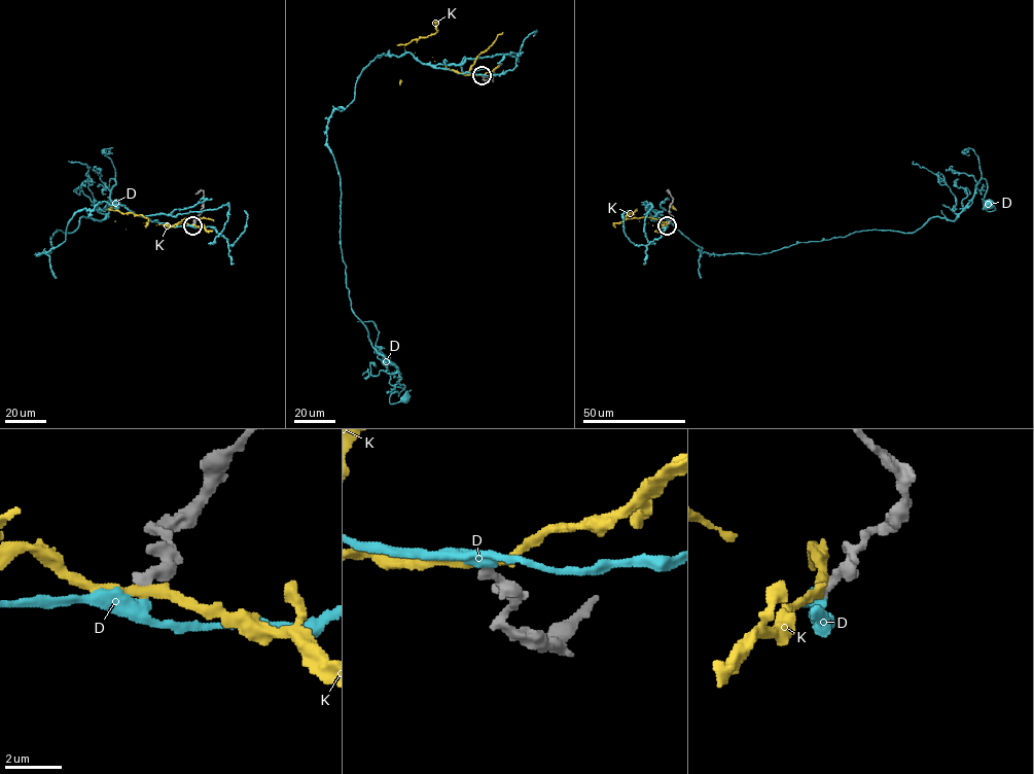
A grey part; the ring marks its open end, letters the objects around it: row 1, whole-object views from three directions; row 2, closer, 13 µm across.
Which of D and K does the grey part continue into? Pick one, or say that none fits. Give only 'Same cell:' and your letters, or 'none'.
Same cell: D

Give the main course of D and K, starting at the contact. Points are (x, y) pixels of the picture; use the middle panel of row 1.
D: (482, 75), (383, 54), (327, 126), (351, 309), (404, 386), (389, 401), (404, 399)
K: (482, 75), (463, 74), (448, 69), (432, 57), (427, 37), (422, 37), (398, 45), (400, 84)

